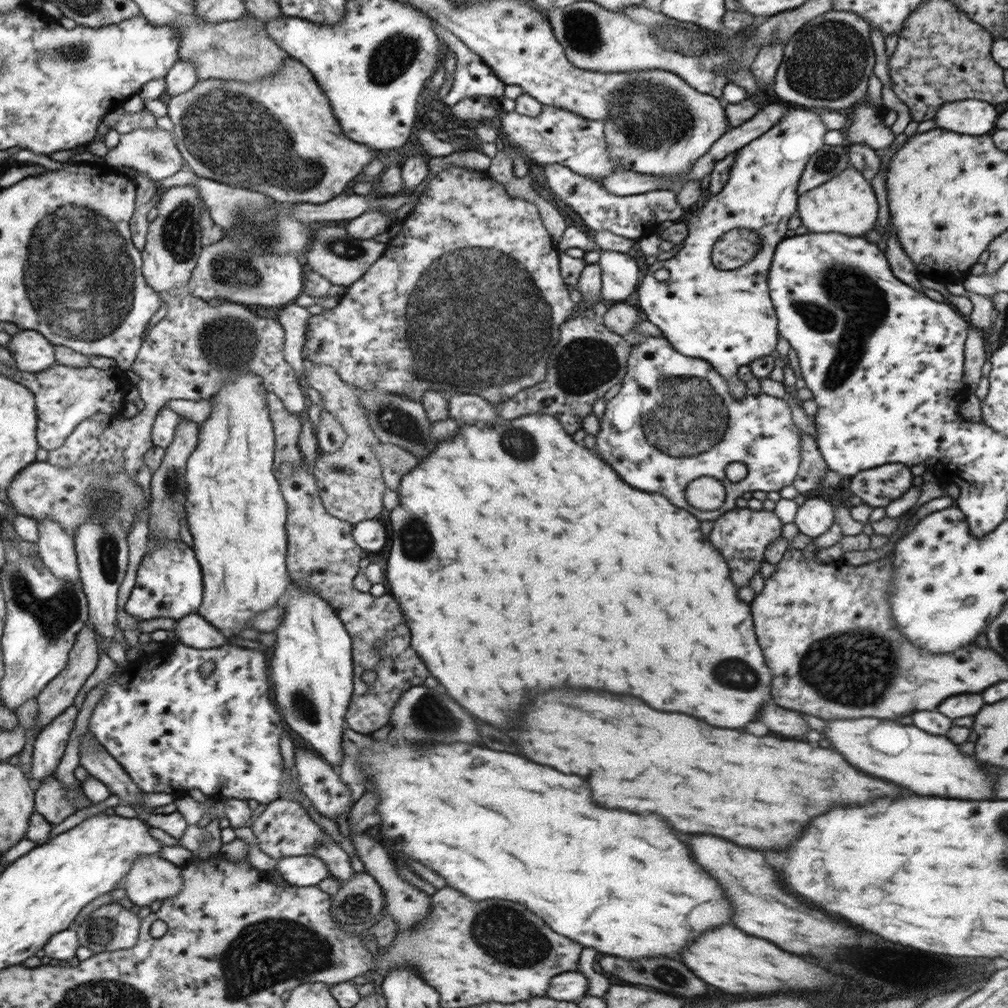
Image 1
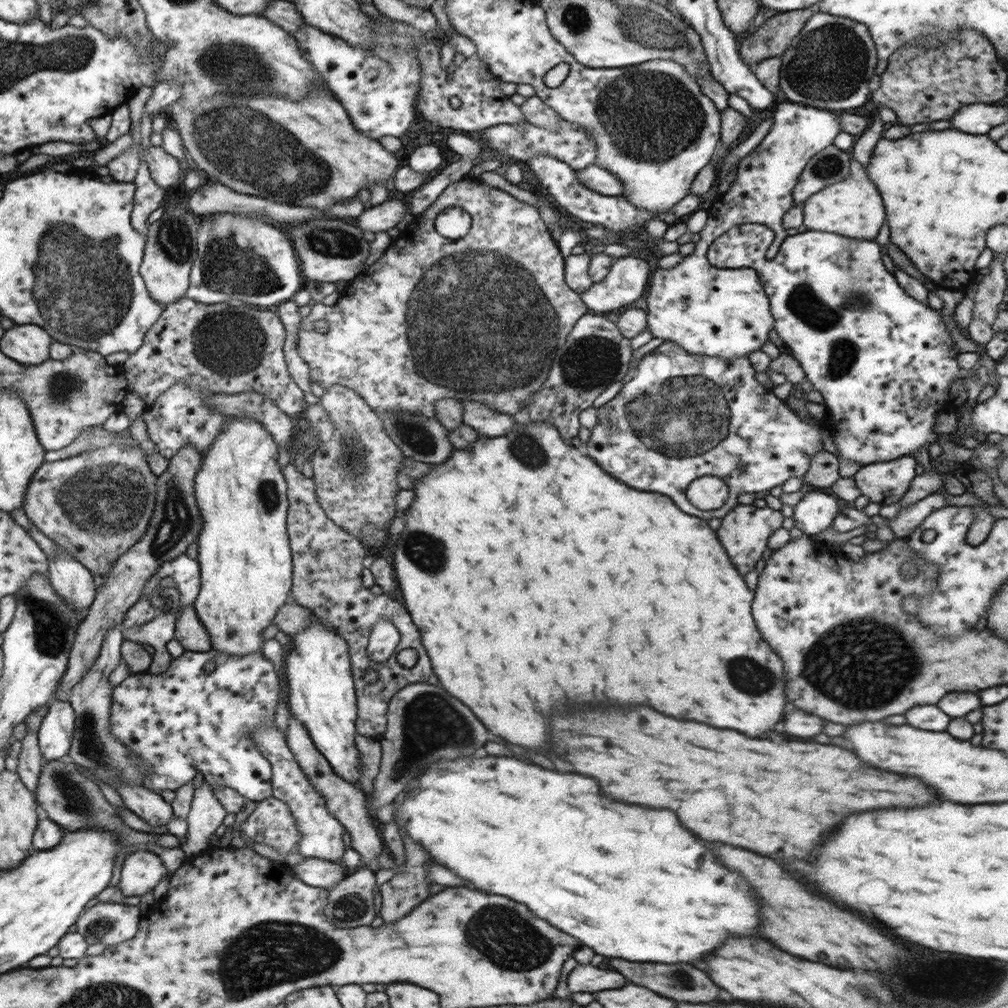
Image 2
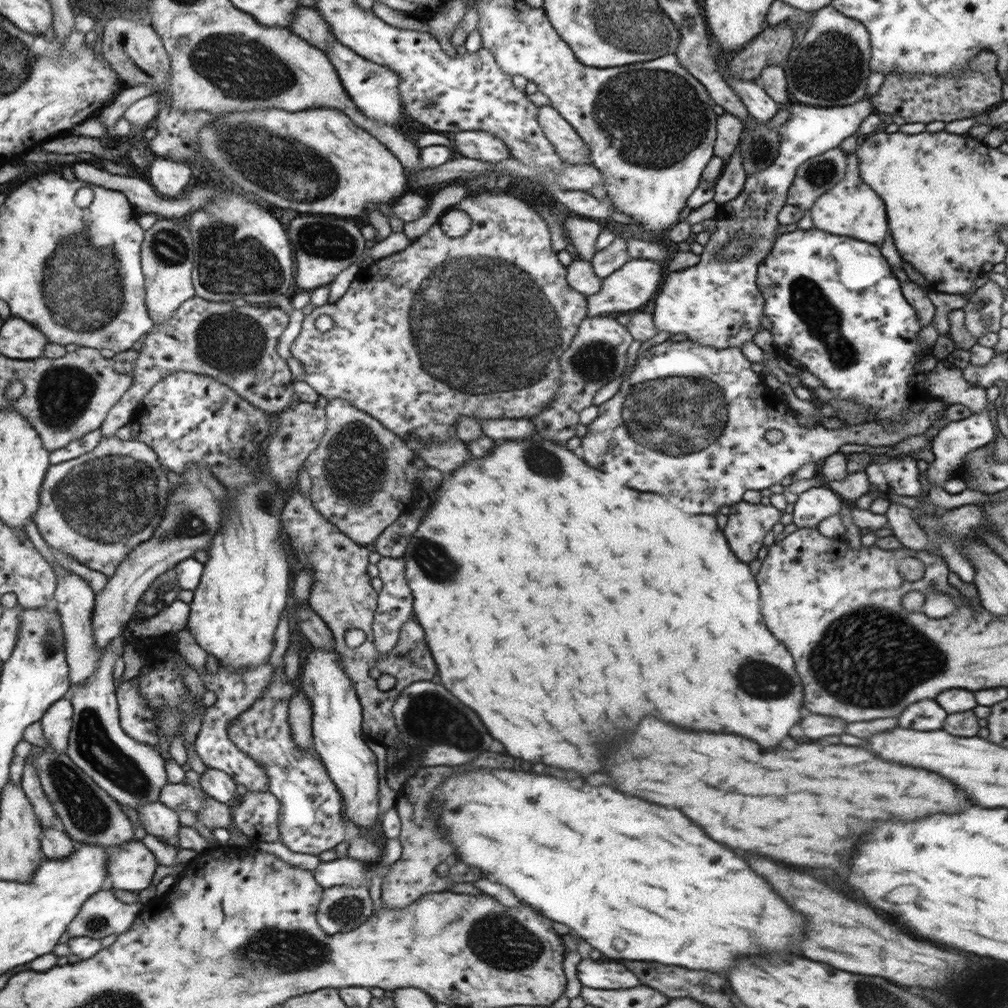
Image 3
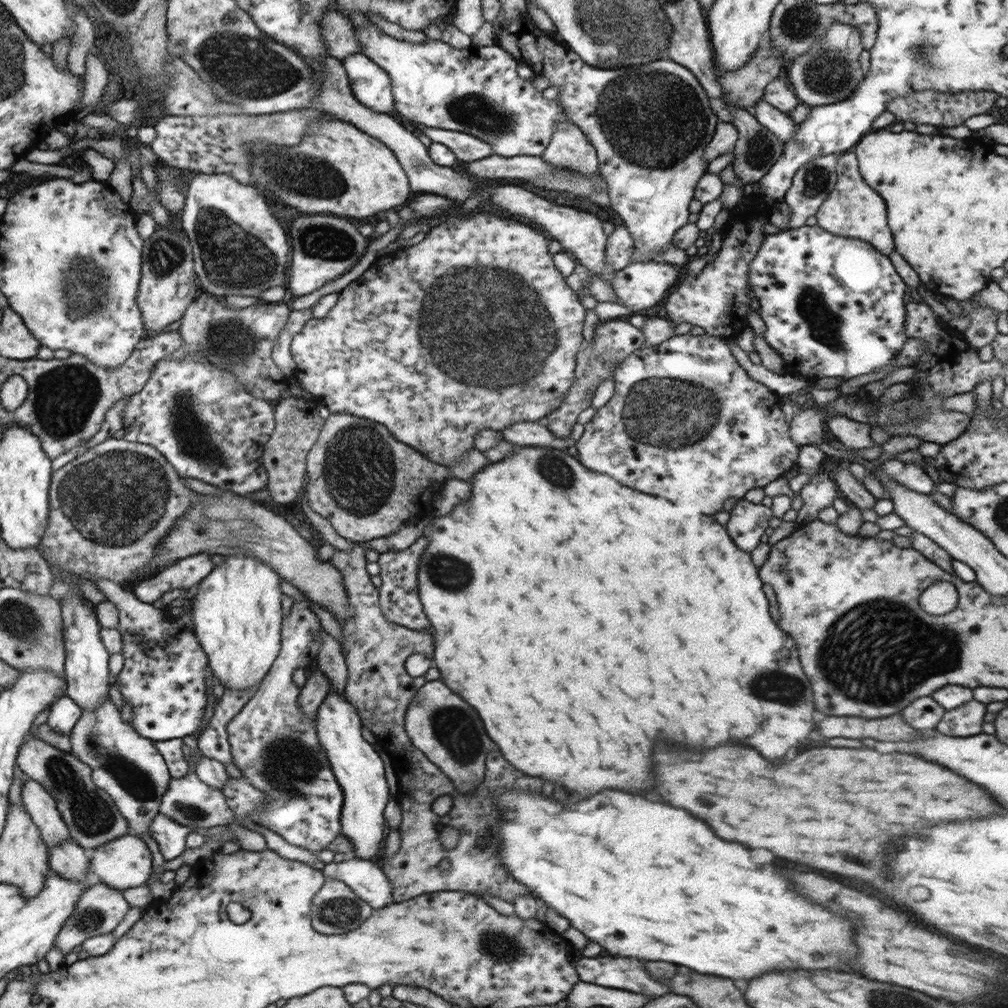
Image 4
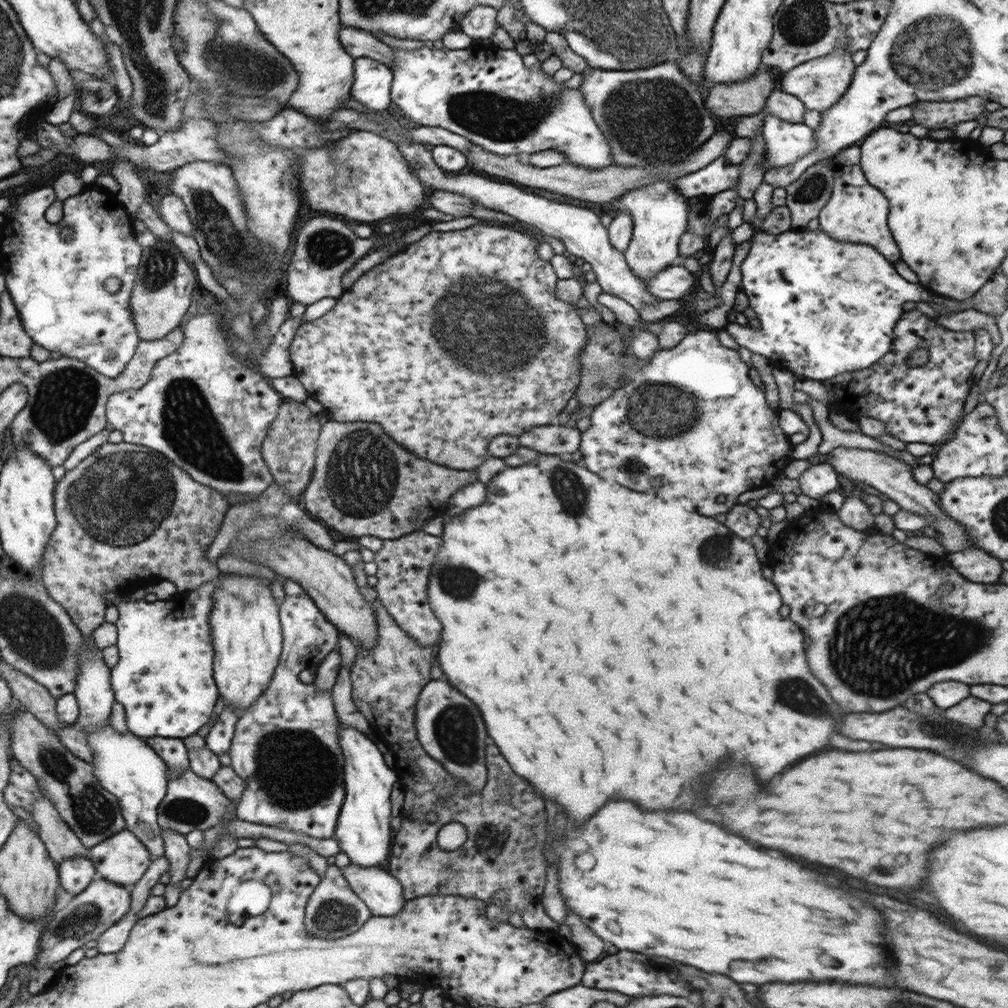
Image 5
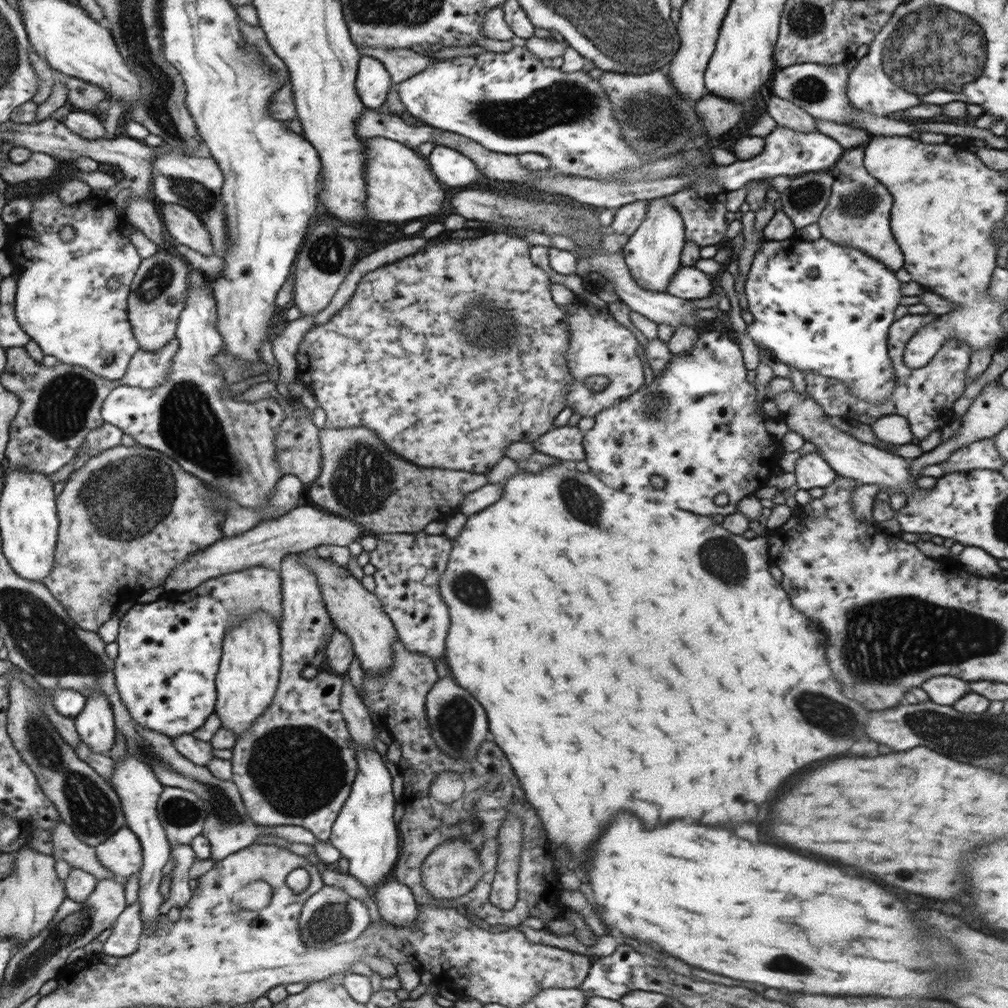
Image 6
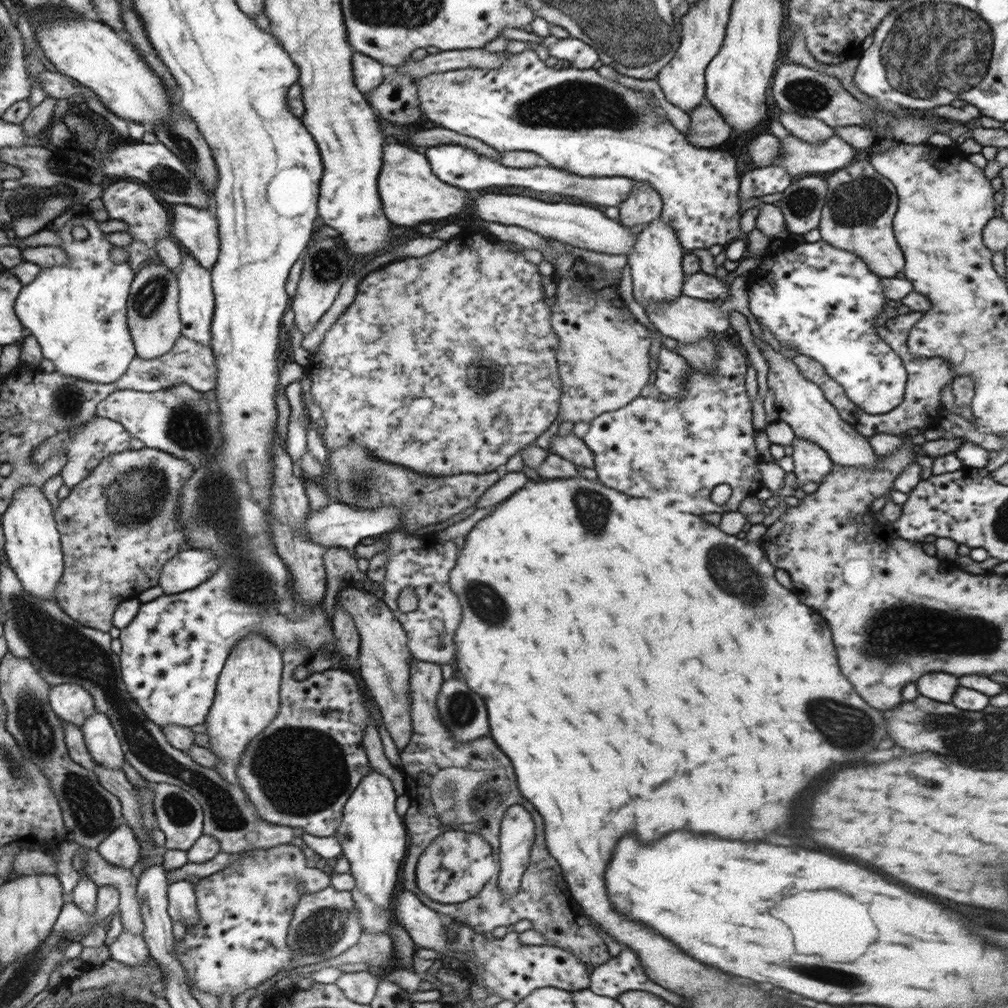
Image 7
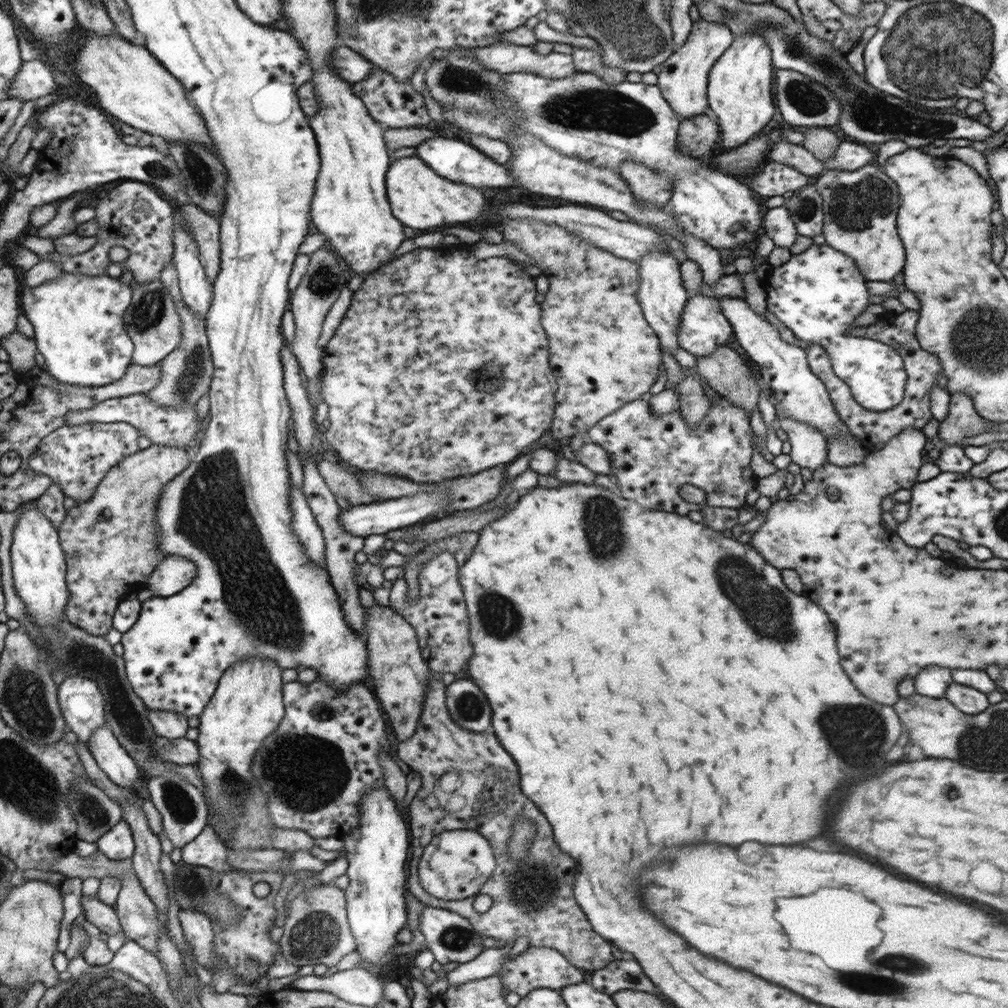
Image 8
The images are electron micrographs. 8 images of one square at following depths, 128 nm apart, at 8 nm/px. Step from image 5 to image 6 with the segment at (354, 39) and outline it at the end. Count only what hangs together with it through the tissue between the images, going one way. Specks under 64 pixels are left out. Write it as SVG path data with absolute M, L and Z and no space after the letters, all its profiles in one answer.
M357 46L359 52L364 56L371 56L382 61L385 64L391 76L392 84L402 82L414 73L425 69L430 63L438 59L423 55L407 48L397 49L379 49L372 47Z

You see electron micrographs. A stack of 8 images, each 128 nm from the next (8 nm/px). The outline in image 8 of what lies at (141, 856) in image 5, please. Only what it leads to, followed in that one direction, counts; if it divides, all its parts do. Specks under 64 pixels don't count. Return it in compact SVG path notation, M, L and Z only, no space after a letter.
M122 820L97 842L98 851L110 860L126 860L135 855L135 836L131 825Z

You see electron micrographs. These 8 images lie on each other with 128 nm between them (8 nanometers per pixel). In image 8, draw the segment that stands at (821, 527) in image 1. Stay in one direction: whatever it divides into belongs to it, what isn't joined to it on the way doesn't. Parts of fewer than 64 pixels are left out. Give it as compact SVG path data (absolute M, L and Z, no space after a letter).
M778 416L776 427L788 433L791 461L808 470L818 470L827 462L827 440L814 427L787 416Z

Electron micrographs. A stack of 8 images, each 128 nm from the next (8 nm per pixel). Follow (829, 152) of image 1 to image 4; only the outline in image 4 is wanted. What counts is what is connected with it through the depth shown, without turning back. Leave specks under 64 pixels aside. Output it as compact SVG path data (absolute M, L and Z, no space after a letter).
M830 153L818 158L812 159L810 162L803 164L796 172L793 178L792 186L786 191L786 204L791 208L791 217L788 224L784 228L779 228L767 222L762 226L766 234L780 233L786 229L796 229L806 224L806 219L814 216L820 205L826 200L826 197L832 192L834 185L837 183L839 154Z

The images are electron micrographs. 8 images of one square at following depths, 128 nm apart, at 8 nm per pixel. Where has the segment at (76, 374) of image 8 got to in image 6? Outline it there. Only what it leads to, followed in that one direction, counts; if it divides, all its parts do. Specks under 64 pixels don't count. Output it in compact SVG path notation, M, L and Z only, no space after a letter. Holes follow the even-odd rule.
M49 193L31 201L30 215L6 232L7 242L2 249L12 259L14 269L19 273L15 315L30 340L38 344L44 355L54 356L62 364L86 368L108 380L122 378L140 349L128 319L127 298L136 270L141 264L130 238L122 238L122 226L124 224L118 211L111 207L106 196L88 196L80 202L64 204L57 193ZM64 226L72 226L76 230L76 237L71 241L59 237L60 229ZM114 277L120 278L122 283L116 290L106 286L108 279Z

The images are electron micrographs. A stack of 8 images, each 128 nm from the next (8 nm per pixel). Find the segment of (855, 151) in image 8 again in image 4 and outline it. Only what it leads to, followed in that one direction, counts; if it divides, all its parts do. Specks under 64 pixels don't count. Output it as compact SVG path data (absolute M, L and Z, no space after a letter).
M764 99L755 104L757 121L770 130L773 135L776 135L783 144L787 143L792 137L795 137L797 131L796 124L788 114L773 107Z

